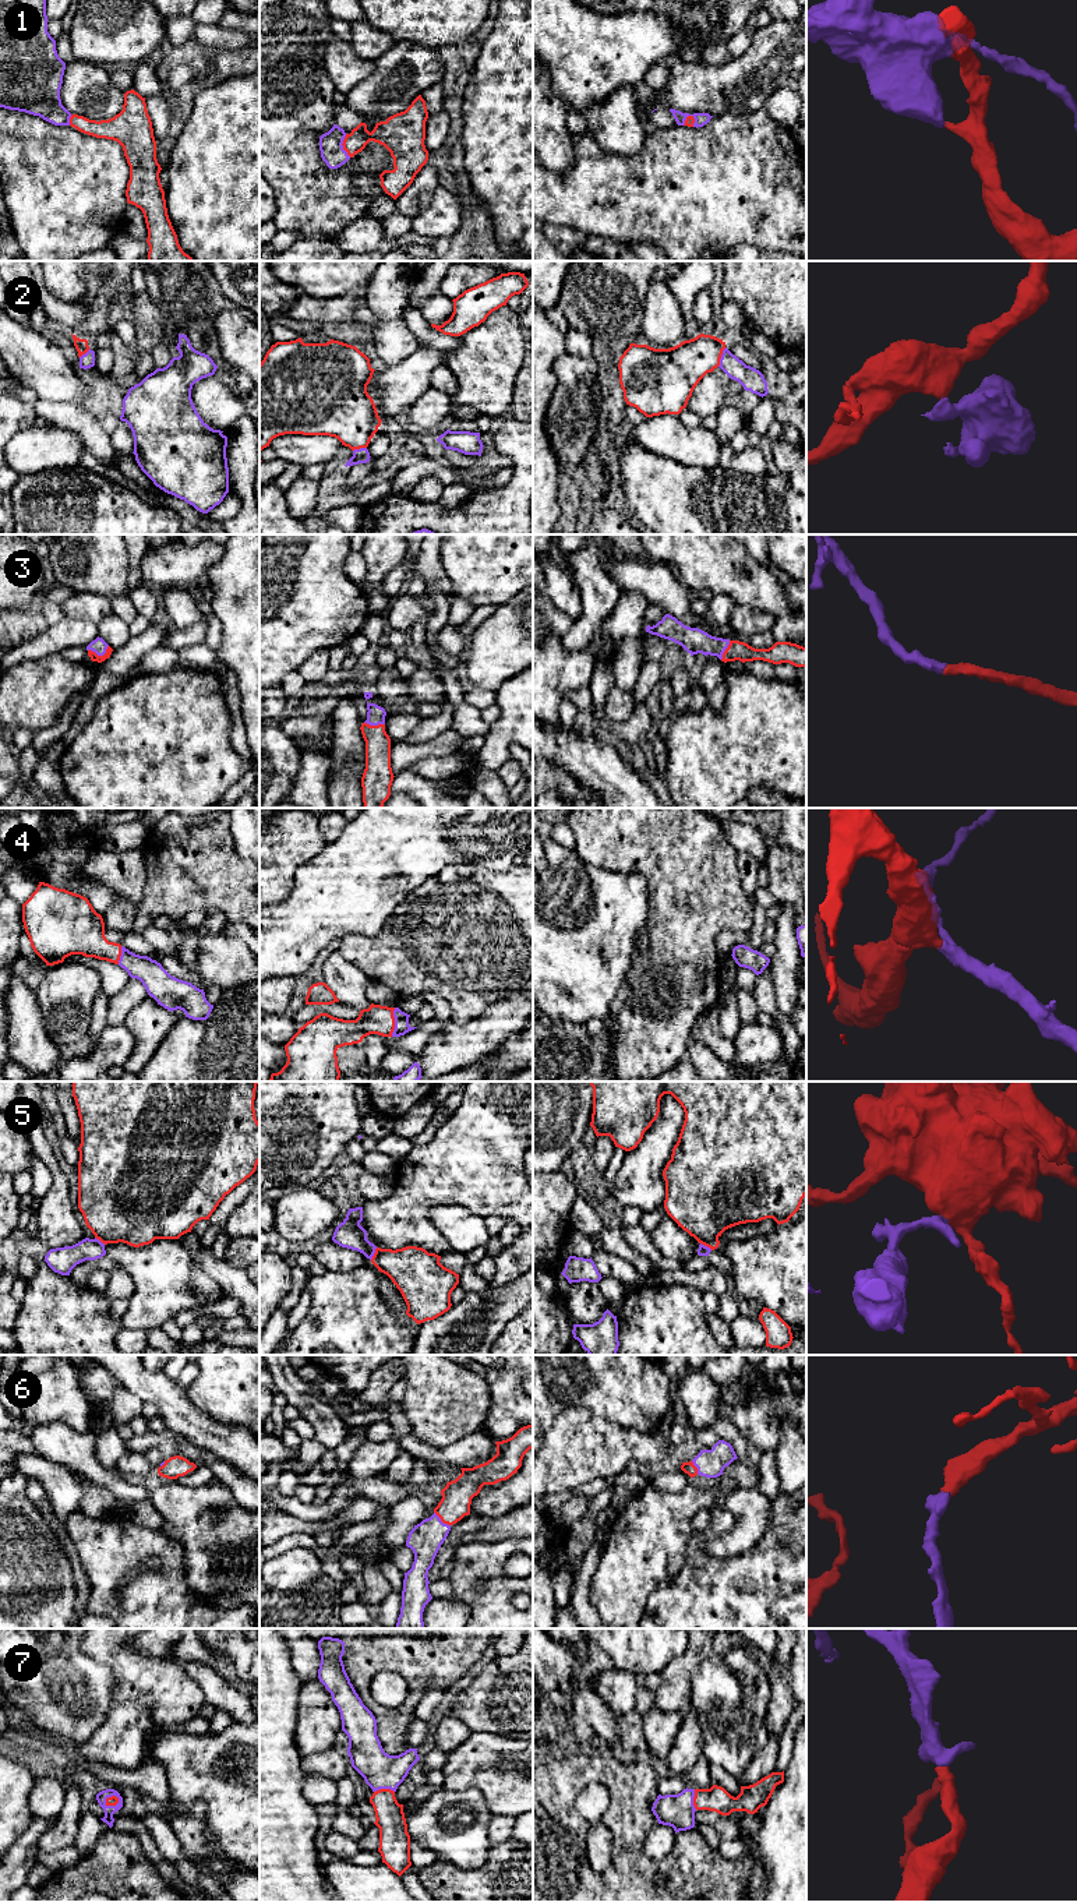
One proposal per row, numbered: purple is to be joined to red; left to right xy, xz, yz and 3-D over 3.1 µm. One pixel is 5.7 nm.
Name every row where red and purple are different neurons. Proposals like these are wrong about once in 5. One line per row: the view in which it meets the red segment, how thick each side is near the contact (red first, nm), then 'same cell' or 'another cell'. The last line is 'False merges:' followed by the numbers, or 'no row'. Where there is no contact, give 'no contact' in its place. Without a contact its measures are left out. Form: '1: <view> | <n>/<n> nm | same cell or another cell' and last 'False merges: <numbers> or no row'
1: xz | 140/140 nm | same cell
2: yz | 260/130 nm | same cell
3: xy | 50/90 nm | same cell
4: xz | 170/80 nm | same cell
5: xz | 280/160 nm | another cell
6: xz | 180/190 nm | same cell
7: xz | 160/200 nm | same cell
False merges: 5

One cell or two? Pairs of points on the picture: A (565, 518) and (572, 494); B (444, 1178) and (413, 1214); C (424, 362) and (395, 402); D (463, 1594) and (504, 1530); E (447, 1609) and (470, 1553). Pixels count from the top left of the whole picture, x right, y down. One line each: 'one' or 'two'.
A: one
B: one
C: one
D: two
E: two

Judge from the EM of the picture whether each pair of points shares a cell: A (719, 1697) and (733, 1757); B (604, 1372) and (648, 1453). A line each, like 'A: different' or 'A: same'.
A: same
B: different

